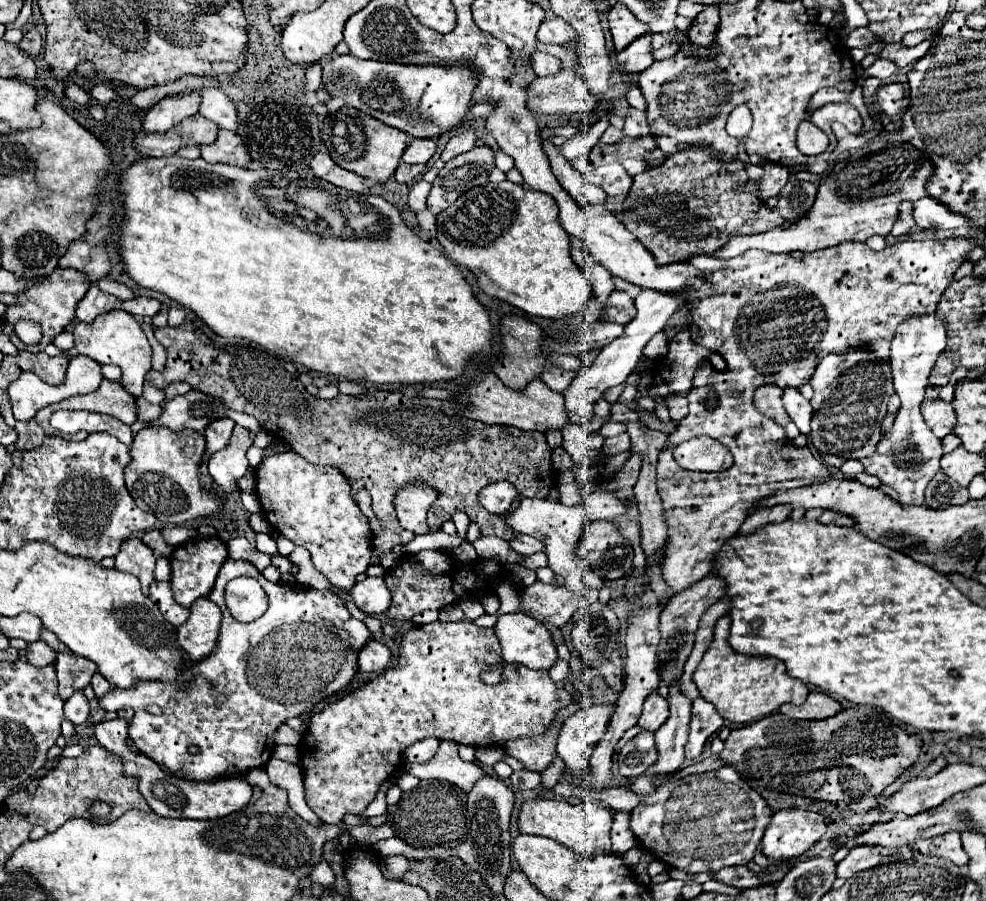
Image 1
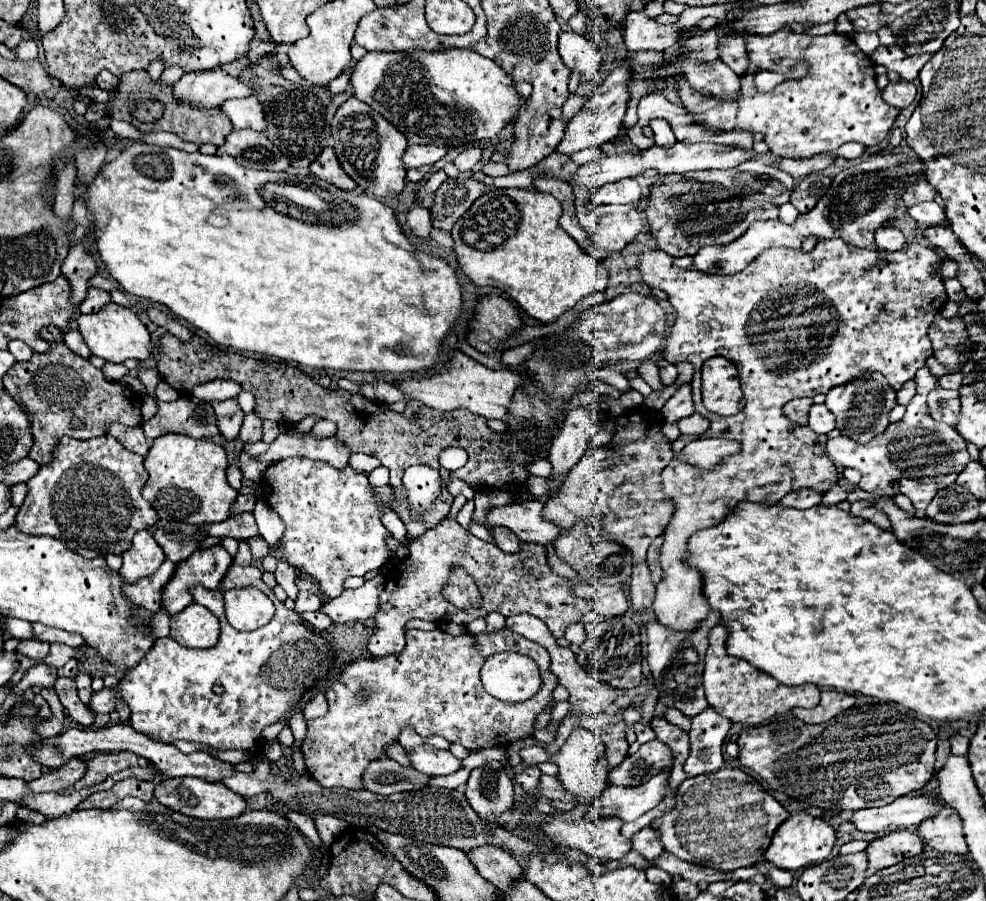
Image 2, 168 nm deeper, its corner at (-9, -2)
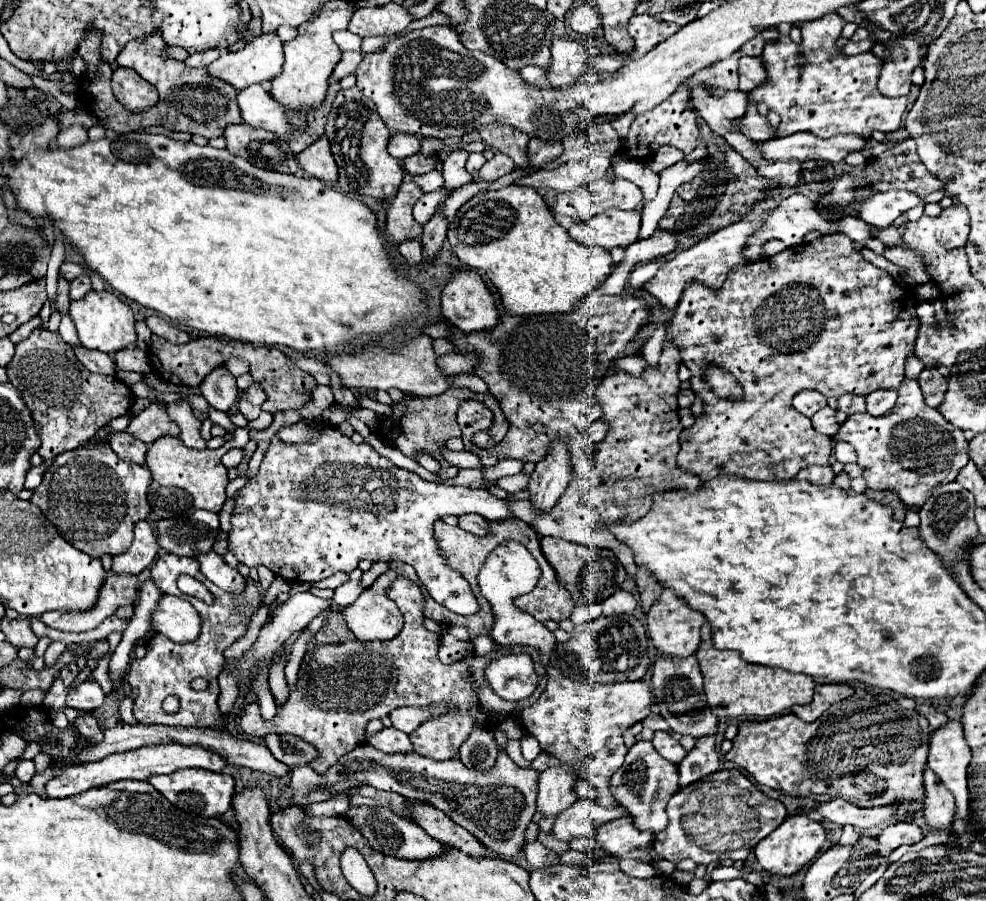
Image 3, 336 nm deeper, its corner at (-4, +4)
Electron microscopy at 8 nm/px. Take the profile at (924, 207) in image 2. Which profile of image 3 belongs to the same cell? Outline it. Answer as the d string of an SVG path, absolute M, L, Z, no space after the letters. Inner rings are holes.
M889 190L889 192L877 192L869 198L865 198L853 216L861 218L867 224L873 224L877 228L887 228L895 222L897 216L903 212L915 208L921 202L919 196L907 190Z

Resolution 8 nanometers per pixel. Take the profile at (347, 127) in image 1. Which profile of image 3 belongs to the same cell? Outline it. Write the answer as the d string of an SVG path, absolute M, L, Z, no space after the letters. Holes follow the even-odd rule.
M357 86L339 90L333 108L329 112L325 134L331 144L333 158L339 168L337 186L347 192L353 198L361 196L373 196L379 200L393 198L399 190L399 184L403 182L403 170L399 166L399 160L389 156L387 142L391 132L387 130L385 122L375 110L375 104L361 94Z

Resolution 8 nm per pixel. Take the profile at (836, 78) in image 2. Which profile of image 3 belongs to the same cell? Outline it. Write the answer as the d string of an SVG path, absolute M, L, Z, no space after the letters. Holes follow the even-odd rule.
M831 12L823 18L805 22L803 42L795 44L789 36L781 36L777 42L763 48L763 64L769 72L769 80L749 92L749 100L757 104L765 102L781 116L779 134L789 136L797 132L811 132L821 138L853 132L859 136L871 136L873 130L893 132L901 128L907 98L887 98L877 90L877 78L881 72L881 60L867 52L857 56L843 56L835 42L841 36L845 20ZM803 54L807 64L799 66L795 56Z

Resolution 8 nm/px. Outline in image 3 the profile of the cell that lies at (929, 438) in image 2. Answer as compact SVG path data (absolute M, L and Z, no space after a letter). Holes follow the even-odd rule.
M917 380L901 382L899 398L889 414L875 418L869 412L855 412L845 420L845 424L841 426L841 432L833 440L845 440L857 450L857 464L861 466L863 478L867 480L869 488L879 488L879 490L889 488L897 492L907 506L925 504L925 500L933 494L935 486L953 482L957 474L961 472L961 468L969 462L969 450L967 450L967 440L963 432L955 428L953 424L949 424L937 408L929 408L923 402L923 394Z

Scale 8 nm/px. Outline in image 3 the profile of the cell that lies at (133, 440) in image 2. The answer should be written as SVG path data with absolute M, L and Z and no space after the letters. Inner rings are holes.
M117 432L111 436L111 450L121 456L121 460L133 462L143 466L145 464L145 454L147 454L147 444L141 444L139 440L133 440L131 436L125 436L123 432Z

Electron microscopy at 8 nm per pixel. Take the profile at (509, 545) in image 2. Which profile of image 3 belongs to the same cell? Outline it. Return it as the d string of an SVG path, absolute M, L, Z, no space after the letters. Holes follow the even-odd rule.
M463 514L463 516L459 516L457 526L471 532L471 534L485 534L487 520L483 516L479 516L479 514Z

